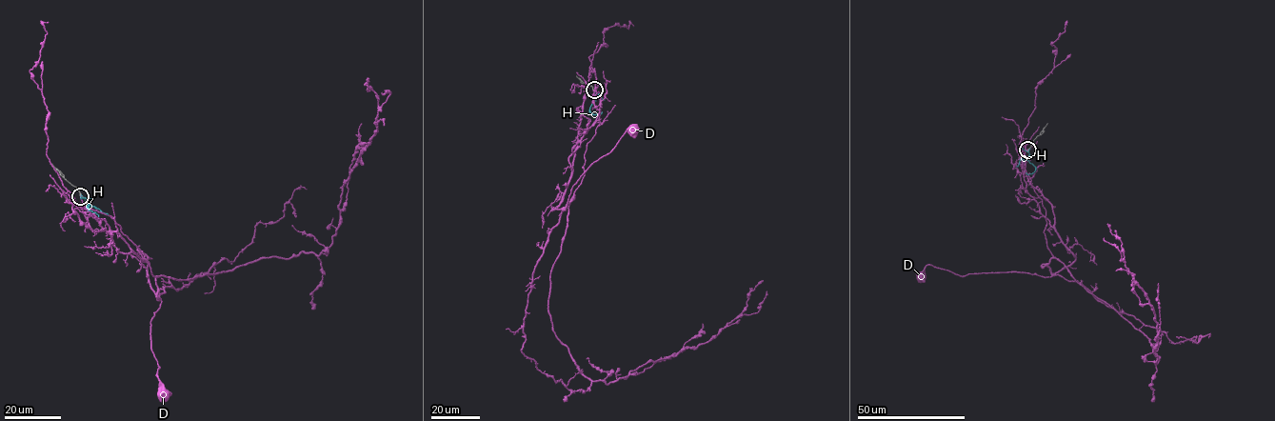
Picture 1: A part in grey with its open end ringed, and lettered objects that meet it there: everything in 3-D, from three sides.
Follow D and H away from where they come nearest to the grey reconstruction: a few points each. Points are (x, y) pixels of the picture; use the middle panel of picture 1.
D: (594, 90), (600, 106), (599, 123), (587, 145), (582, 181), (565, 210), (577, 180), (633, 125), (630, 130)
H: (593, 90), (596, 97), (590, 111), (596, 114), (602, 111)

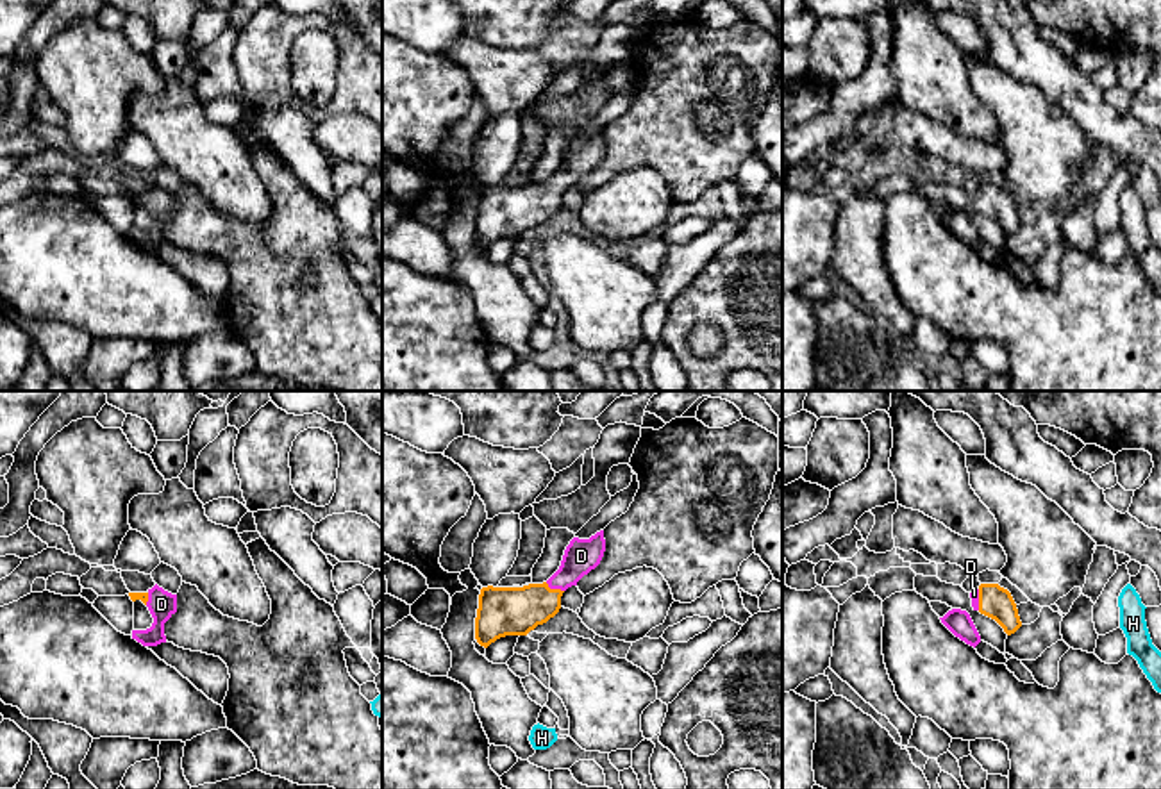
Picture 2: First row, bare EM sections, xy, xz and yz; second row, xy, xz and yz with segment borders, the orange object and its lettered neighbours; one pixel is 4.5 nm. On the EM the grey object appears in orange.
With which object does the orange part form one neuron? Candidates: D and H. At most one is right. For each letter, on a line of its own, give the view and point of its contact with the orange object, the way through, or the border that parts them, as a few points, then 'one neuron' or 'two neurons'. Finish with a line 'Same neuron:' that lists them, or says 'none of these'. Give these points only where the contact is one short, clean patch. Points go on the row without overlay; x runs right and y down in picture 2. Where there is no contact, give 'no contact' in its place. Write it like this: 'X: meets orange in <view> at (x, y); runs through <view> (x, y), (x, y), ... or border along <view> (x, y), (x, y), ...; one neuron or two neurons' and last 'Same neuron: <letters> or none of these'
D: meets orange in xz at (554, 190); runs through xz (504, 211), (533, 206), (554, 190), (581, 156); one neuron
H: no contact; two neurons
Same neuron: D

